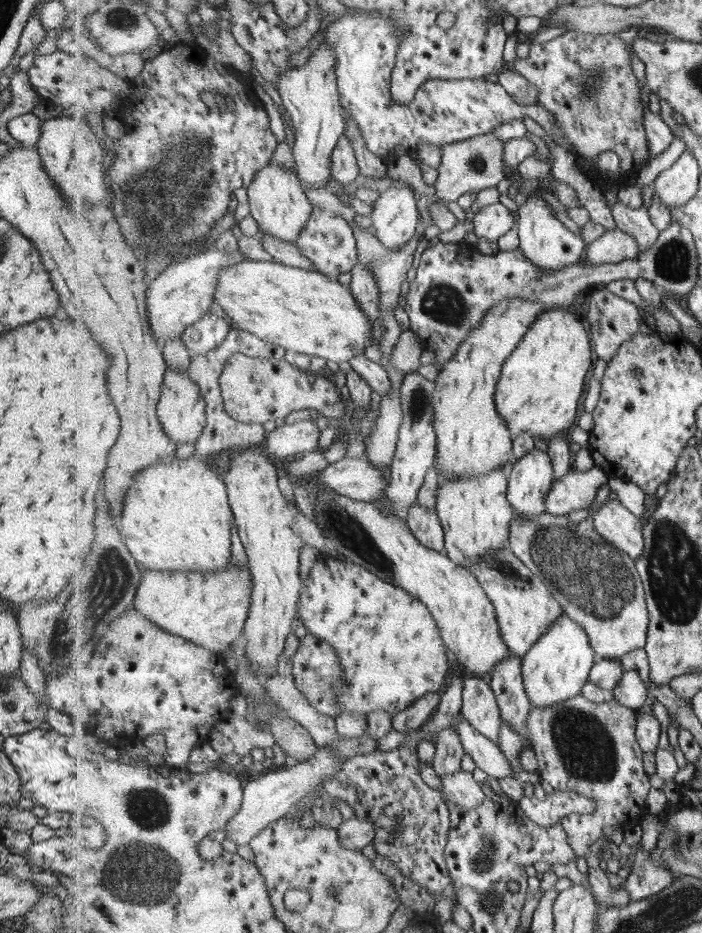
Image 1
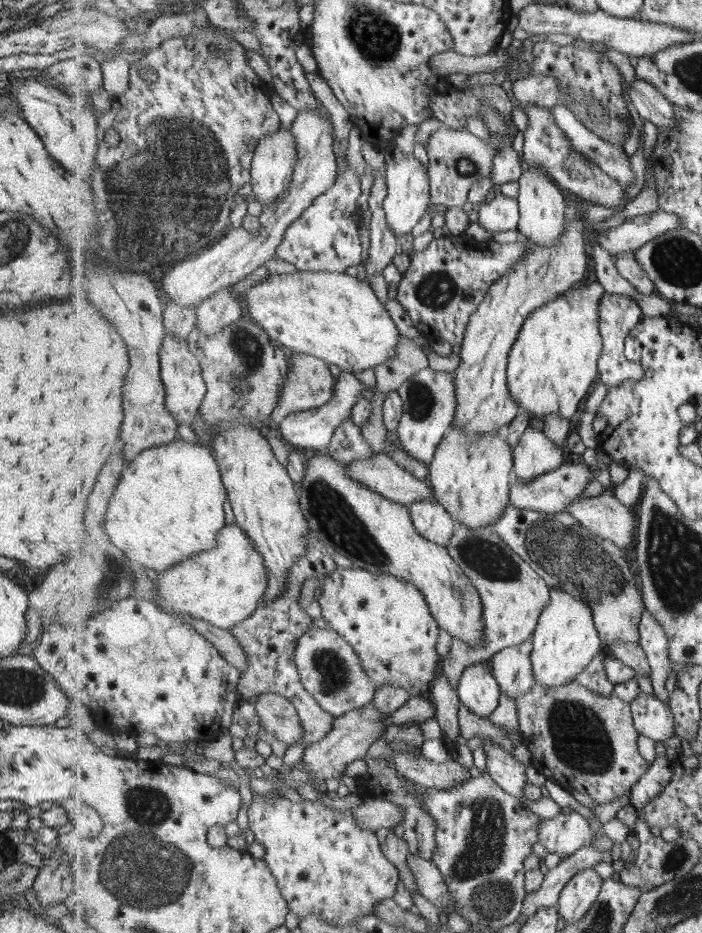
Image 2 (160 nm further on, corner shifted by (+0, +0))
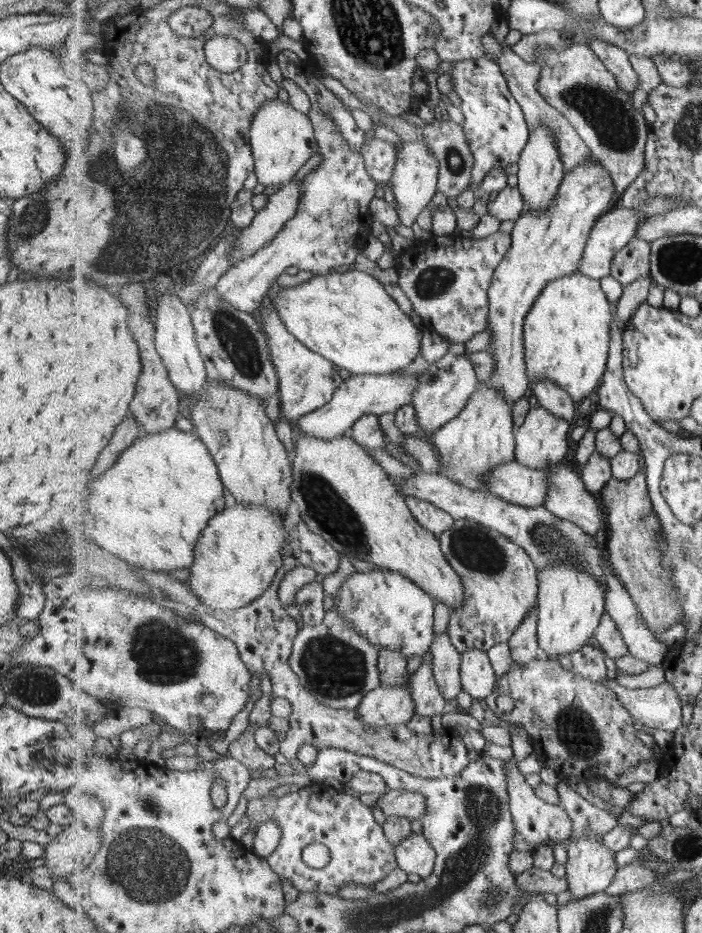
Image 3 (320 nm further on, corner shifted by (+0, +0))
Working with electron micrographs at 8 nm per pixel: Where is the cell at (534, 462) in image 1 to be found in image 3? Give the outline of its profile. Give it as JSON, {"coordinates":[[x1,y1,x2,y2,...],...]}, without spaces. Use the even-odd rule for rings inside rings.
{"coordinates":[[541,405,531,409,523,426,516,430,516,459,534,469,545,469,560,464,569,452,571,424,572,422,555,418,553,413]]}

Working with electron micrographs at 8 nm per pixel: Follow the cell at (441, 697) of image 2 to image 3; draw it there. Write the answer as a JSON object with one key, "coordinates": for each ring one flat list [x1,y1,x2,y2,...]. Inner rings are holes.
{"coordinates":[[448,631,436,632,436,641,433,642,434,675,439,688,446,700,453,700,459,696,464,688,461,678,462,654,451,642]]}

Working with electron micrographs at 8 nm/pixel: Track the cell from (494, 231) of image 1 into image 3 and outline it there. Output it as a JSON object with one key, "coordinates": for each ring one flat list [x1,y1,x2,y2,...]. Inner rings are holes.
{"coordinates":[[507,185,500,193,494,195,488,202,488,213,499,221,516,220,526,210,526,202,518,185]]}

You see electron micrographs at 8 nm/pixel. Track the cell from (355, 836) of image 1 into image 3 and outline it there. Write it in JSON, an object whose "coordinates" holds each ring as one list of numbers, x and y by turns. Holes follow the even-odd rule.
{"coordinates":[[390,789,377,801,378,806,386,817,409,819,416,825,425,816,427,797,417,791,400,791]]}

